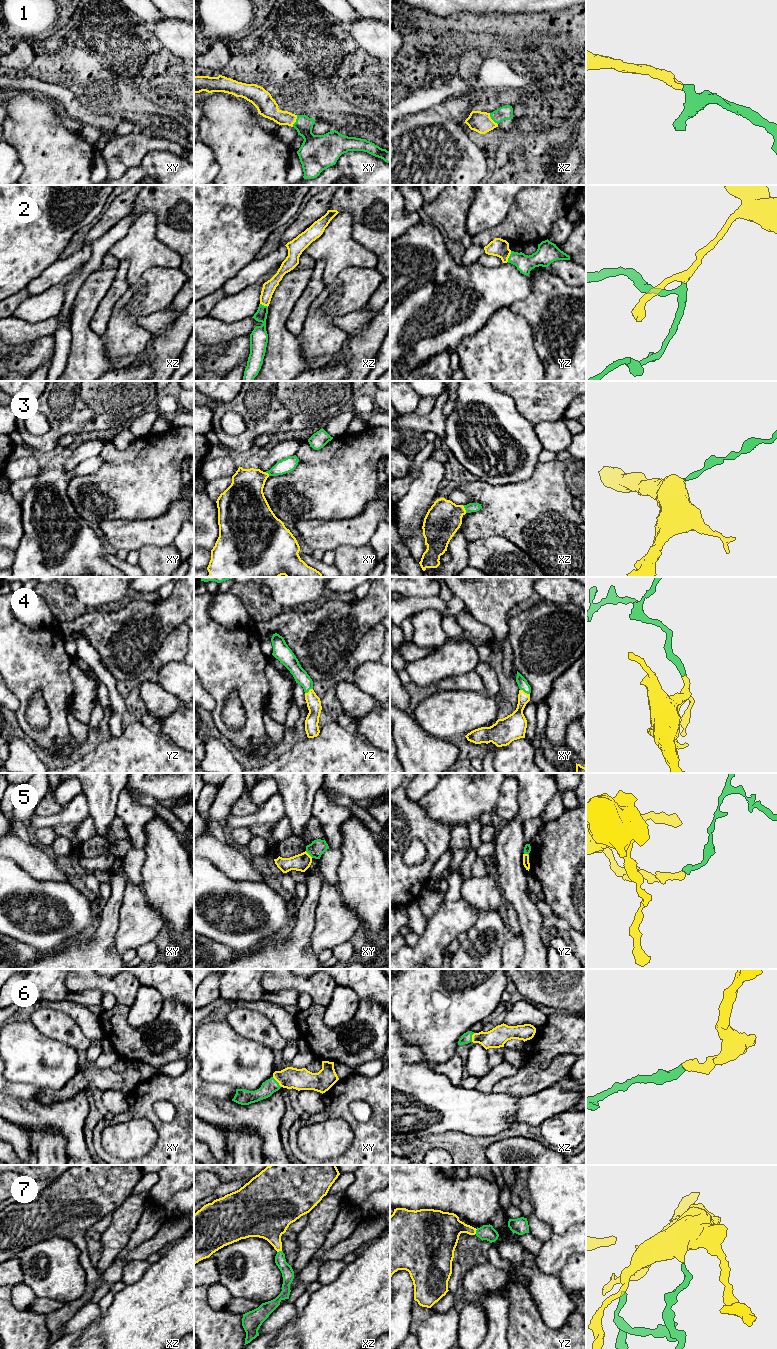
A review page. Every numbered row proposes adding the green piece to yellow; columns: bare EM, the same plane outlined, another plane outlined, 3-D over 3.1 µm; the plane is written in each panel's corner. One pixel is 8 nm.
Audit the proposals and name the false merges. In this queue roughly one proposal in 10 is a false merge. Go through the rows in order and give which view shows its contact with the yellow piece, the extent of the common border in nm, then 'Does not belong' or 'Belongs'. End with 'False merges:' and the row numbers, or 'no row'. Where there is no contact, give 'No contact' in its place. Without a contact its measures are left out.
1: Touches yellow in xz. Shared border 120 nm. Belongs
2: Touches yellow in yz. Shared border 90 nm. Belongs
3: Touches yellow in xz. Shared border 70 nm. Belongs
4: Touches yellow in xy. Shared border 90 nm. Belongs
5: Touches yellow in xy. Shared border 80 nm. Does not belong
6: Touches yellow in xy. Shared border 110 nm. Belongs
7: Touches yellow in xz. Shared border 40 nm. Belongs
False merges: 5

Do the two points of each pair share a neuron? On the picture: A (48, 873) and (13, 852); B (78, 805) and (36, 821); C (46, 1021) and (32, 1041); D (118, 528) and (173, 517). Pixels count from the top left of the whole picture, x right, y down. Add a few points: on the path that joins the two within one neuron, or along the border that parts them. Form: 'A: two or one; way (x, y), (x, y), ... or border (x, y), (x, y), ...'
A: one; way (39, 864), (22, 853)
B: one; way (68, 815), (53, 821), (46, 821)
C: two; border (26, 1019), (44, 1035), (60, 1042)
D: one; way (132, 529), (159, 529)

